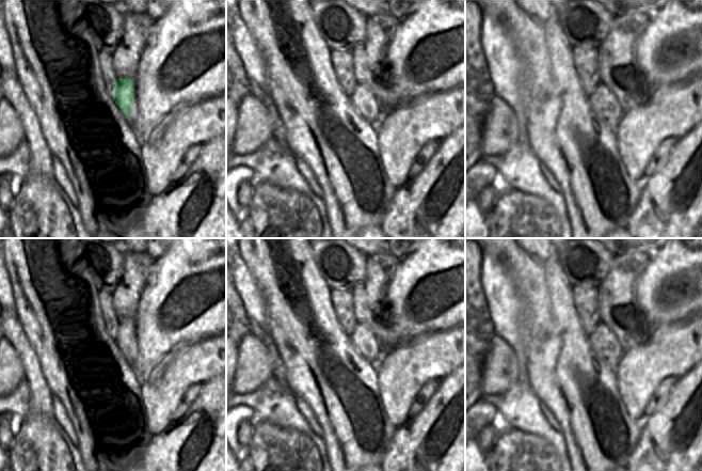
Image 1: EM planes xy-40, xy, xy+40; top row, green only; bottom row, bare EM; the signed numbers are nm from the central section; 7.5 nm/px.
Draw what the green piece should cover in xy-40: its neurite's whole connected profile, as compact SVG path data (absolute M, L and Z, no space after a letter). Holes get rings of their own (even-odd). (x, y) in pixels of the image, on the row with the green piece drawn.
M118 78L115 80L113 100L128 120L134 100L134 78Z

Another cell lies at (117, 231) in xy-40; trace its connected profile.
M114 225L97 238L141 238L134 225Z

